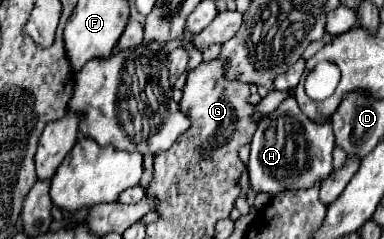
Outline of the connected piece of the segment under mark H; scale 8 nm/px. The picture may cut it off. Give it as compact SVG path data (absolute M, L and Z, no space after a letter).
M291 96L283 100L271 114L267 114L251 140L251 158L249 158L249 178L255 192L277 194L289 188L309 188L317 180L325 180L333 172L331 152L335 146L331 120L315 122L307 118L297 100Z

